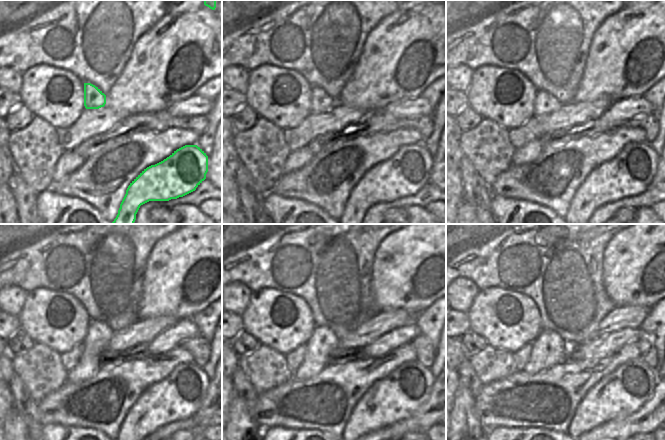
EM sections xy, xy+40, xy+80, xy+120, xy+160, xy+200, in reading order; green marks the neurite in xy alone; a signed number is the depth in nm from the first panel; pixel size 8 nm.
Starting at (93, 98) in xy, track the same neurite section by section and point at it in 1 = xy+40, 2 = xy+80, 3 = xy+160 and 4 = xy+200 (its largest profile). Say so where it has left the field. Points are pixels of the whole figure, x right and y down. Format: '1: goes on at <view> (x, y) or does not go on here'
1: goes on at xy+40 (320, 102)
2: goes on at xy+80 (544, 104)
3: goes on at xy+160 (325, 341)
4: goes on at xy+200 (553, 347)

